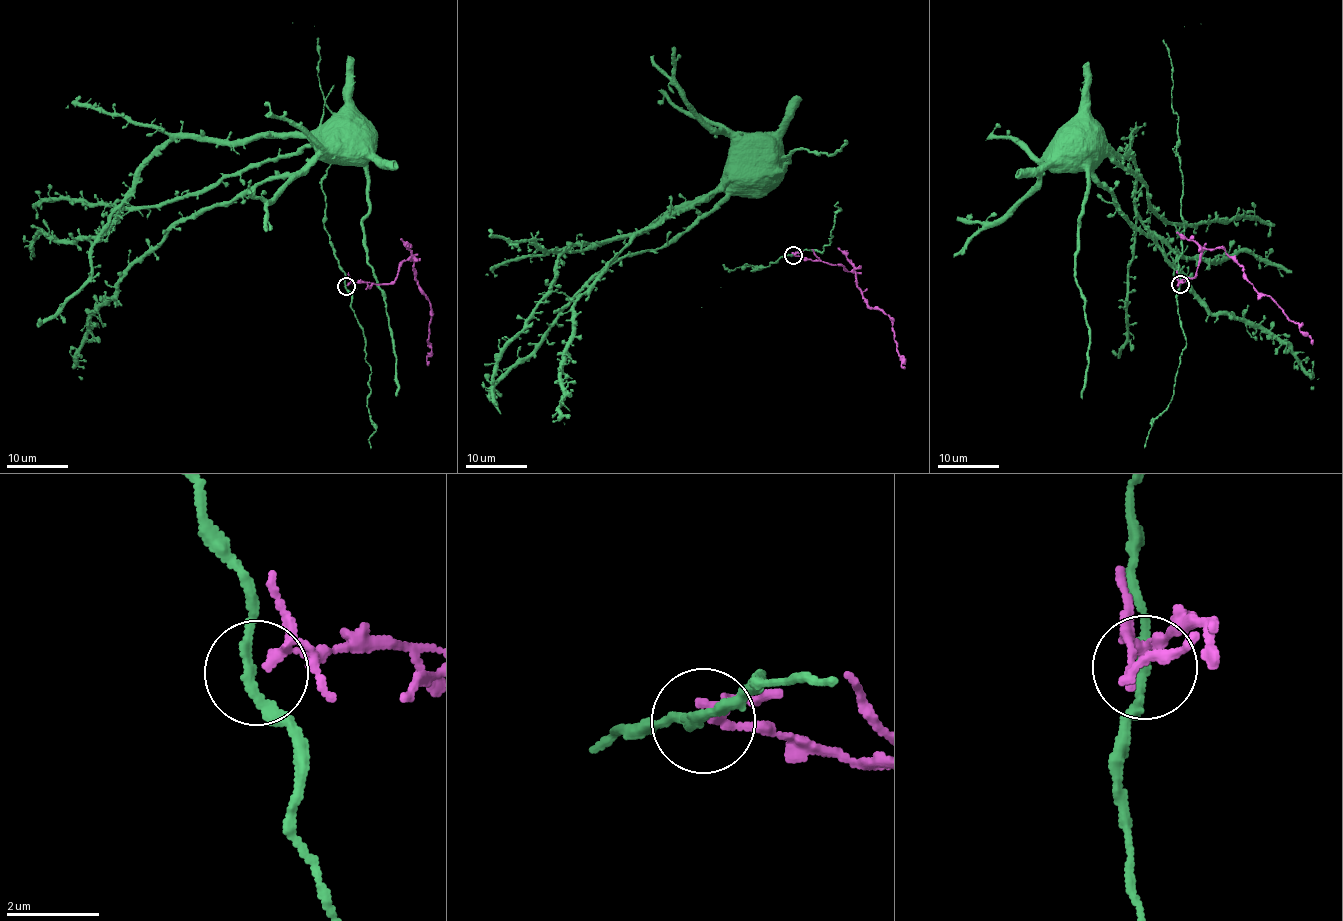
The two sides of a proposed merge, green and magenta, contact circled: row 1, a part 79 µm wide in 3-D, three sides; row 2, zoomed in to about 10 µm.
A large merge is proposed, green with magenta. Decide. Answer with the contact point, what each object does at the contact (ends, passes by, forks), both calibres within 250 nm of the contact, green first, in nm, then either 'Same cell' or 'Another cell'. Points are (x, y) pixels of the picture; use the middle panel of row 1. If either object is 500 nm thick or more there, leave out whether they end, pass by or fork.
Place: (793, 255). At the ring green passes by. At the ring magenta forks. Thickness 200 nm (green) against 120 nm. Another cell

